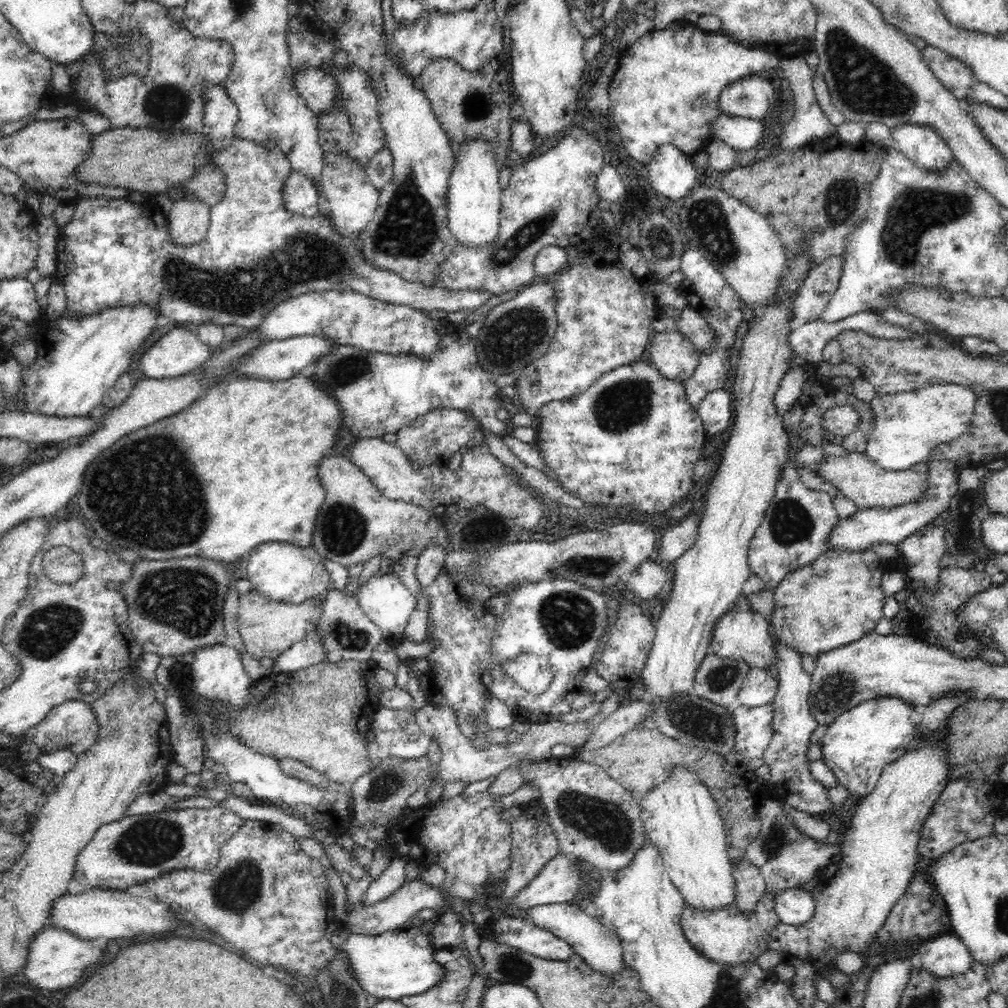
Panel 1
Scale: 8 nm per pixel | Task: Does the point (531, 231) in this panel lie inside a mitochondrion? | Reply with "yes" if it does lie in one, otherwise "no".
yes

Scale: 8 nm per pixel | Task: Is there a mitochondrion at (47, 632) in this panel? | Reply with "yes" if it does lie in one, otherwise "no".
yes

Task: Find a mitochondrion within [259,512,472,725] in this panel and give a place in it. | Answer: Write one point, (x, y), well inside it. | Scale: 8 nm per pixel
(351, 638)

